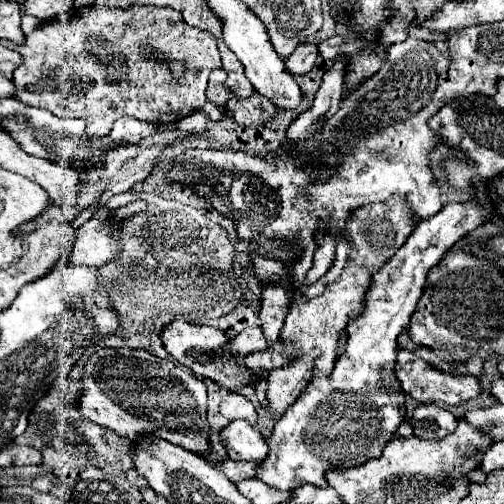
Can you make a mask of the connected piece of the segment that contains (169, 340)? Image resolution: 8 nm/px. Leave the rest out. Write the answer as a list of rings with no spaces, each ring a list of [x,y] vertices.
[[[173,321],[169,323],[163,333],[161,333],[161,341],[165,345],[165,349],[185,367],[189,367],[195,375],[207,377],[211,381],[215,381],[217,385],[221,385],[227,391],[237,391],[245,385],[253,385],[261,379],[267,379],[269,373],[253,373],[249,369],[245,369],[245,357],[247,355],[233,355],[231,351],[225,351],[225,345],[229,343],[229,337],[215,329],[215,327],[199,327],[199,325],[189,325],[187,321]]]

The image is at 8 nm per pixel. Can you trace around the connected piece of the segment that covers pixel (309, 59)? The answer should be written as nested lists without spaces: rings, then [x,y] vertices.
[[[301,43],[301,47],[297,47],[285,61],[285,69],[291,75],[305,75],[313,69],[315,59],[317,59],[317,47],[311,43]]]

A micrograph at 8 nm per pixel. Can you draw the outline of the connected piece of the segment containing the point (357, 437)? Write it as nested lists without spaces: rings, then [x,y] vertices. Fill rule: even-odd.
[[[489,199],[487,205],[481,205],[477,201],[467,203],[447,203],[437,215],[423,219],[413,235],[405,241],[405,245],[385,263],[385,267],[375,275],[373,287],[369,289],[365,311],[353,319],[347,327],[349,339],[345,353],[337,359],[333,373],[323,375],[315,373],[311,381],[307,383],[305,391],[299,395],[299,399],[285,411],[285,415],[275,423],[273,435],[267,437],[269,443],[269,455],[265,461],[261,461],[257,469],[257,479],[263,483],[269,483],[271,487],[277,487],[281,491],[289,491],[293,487],[301,485],[317,485],[327,487],[325,473],[329,469],[347,469],[361,463],[367,463],[373,457],[379,457],[383,453],[385,443],[395,435],[397,427],[405,419],[405,393],[401,389],[401,383],[395,377],[395,359],[397,359],[397,337],[401,331],[407,329],[407,323],[417,307],[417,301],[423,293],[427,271],[441,261],[441,257],[465,235],[481,227],[491,219],[491,213],[495,211],[495,203]]]

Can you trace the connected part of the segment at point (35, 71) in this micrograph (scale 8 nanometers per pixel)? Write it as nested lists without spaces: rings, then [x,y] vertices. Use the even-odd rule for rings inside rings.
[[[95,5],[73,7],[69,9],[69,21],[55,18],[43,21],[33,33],[27,35],[25,47],[13,47],[11,43],[3,43],[3,45],[19,51],[25,59],[25,63],[17,67],[17,71],[13,73],[13,83],[17,85],[15,97],[33,107],[49,109],[57,117],[85,119],[89,135],[107,135],[113,129],[113,123],[123,115],[131,115],[135,119],[153,125],[181,121],[183,117],[191,115],[193,111],[205,105],[207,77],[213,69],[221,67],[219,49],[213,35],[189,27],[181,19],[181,13],[153,5],[131,5],[127,9],[119,9],[119,7],[111,9],[111,7],[95,7]],[[143,45],[157,47],[169,59],[183,59],[187,65],[185,75],[179,81],[175,81],[169,75],[169,65],[157,67],[157,63],[145,63],[145,59],[141,59]]]

